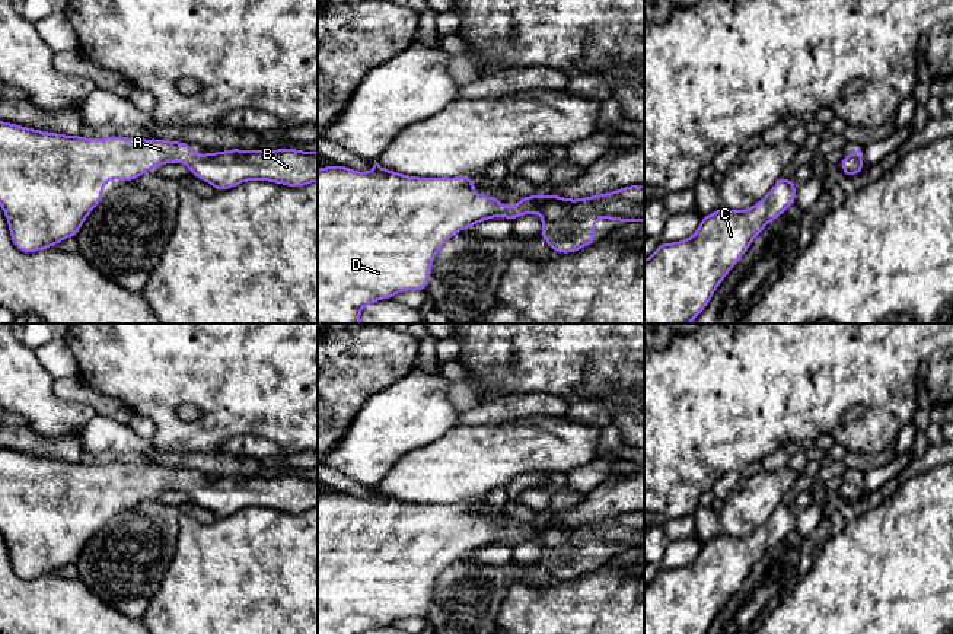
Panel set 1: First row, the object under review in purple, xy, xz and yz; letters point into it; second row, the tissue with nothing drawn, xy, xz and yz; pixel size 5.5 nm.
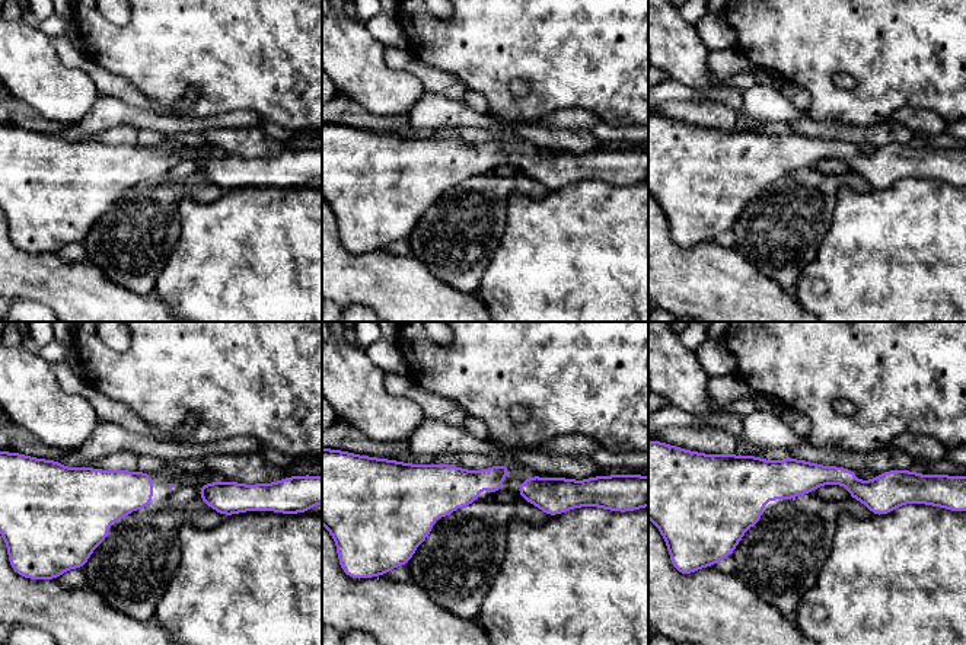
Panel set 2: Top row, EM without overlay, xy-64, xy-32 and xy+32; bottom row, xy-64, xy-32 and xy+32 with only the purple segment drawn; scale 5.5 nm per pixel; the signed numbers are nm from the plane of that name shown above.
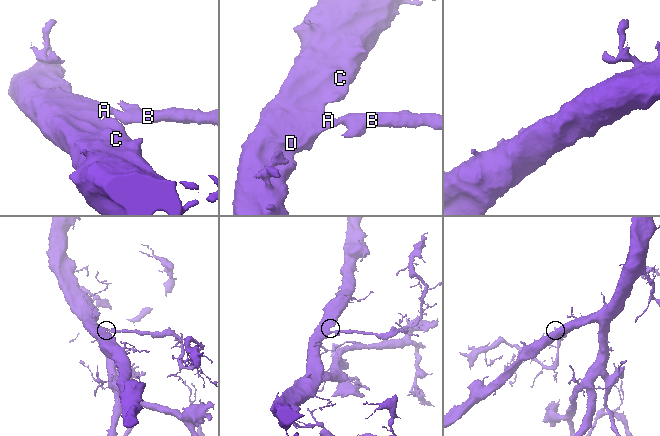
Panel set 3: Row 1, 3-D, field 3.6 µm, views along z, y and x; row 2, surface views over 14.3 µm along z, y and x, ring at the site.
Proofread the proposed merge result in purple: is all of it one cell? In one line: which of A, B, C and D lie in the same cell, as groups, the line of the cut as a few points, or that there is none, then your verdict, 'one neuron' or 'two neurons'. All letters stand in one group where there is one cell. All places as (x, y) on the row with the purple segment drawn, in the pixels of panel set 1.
A B C D | no cut | one neuron

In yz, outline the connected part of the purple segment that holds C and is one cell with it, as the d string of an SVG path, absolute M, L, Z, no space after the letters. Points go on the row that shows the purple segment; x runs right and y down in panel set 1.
M780 176L771 191L748 210L718 208L702 216L697 232L681 242L660 242L644 259L644 324L689 324L711 302L714 291L740 261L753 239L796 204L793 179Z

